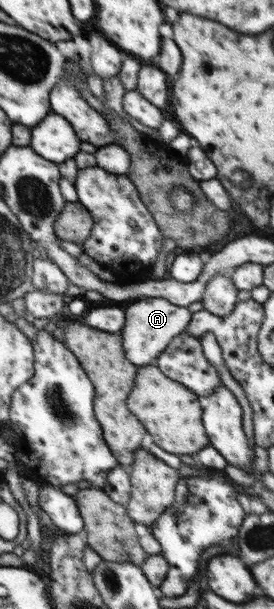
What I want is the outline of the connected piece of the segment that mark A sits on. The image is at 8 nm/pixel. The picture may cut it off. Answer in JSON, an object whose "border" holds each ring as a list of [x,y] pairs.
{"border":[[[161,297],[136,299],[124,311],[127,321],[119,333],[123,341],[123,353],[137,367],[150,365],[155,357],[158,358],[168,349],[170,342],[190,325],[192,317],[189,307],[179,307]]]}

